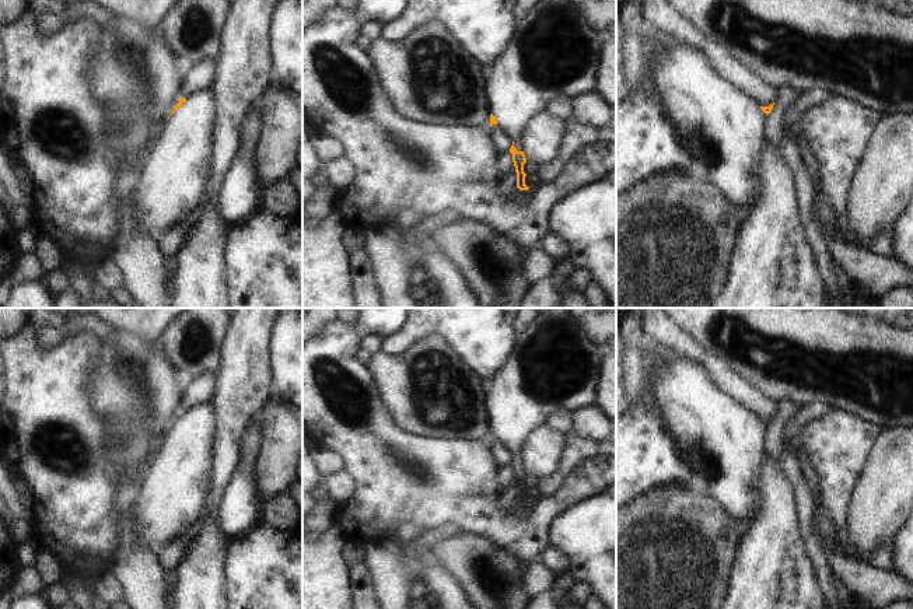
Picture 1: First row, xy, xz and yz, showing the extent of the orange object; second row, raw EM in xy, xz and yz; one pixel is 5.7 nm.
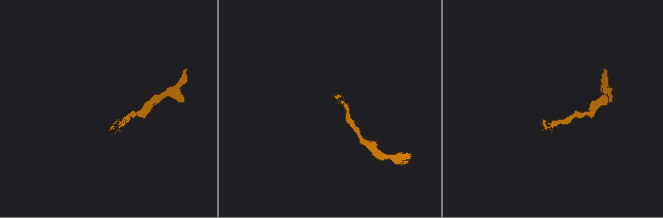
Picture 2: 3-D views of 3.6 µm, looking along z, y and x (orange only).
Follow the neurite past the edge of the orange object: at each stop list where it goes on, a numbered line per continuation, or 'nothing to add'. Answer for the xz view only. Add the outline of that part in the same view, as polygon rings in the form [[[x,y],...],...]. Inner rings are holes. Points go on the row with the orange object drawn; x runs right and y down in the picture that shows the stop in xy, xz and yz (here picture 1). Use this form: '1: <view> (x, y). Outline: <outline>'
1: xz (555, 53). Outline: [[[541,0],[538,7],[518,24],[514,42],[490,67],[487,95],[497,125],[513,139],[517,151],[535,118],[549,111],[559,97],[574,98],[595,90],[597,70],[604,38],[580,17],[570,0]]]

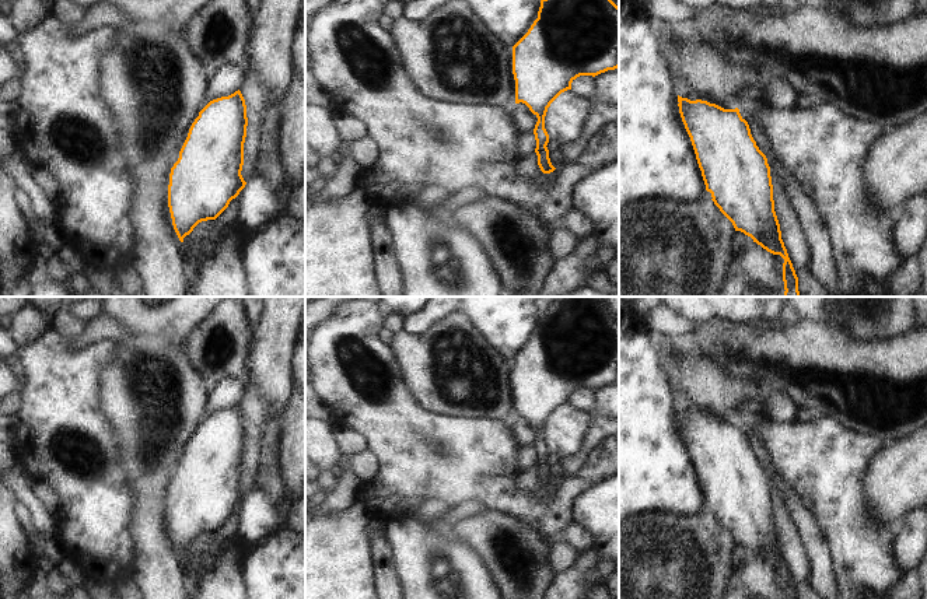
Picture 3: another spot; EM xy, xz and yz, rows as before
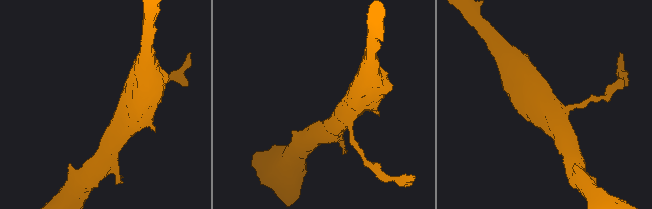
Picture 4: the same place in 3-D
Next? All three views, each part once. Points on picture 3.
nothing to add

